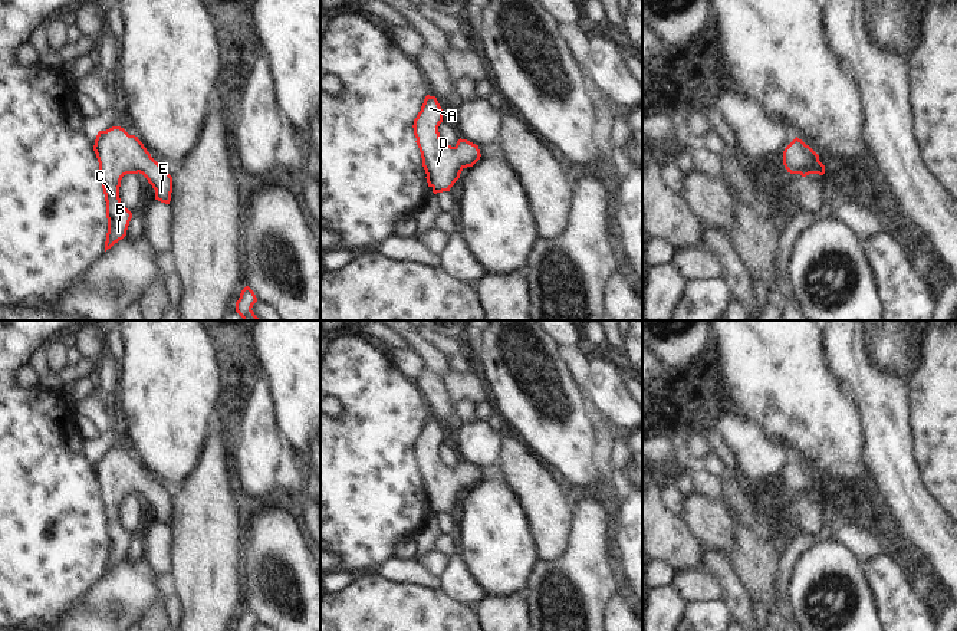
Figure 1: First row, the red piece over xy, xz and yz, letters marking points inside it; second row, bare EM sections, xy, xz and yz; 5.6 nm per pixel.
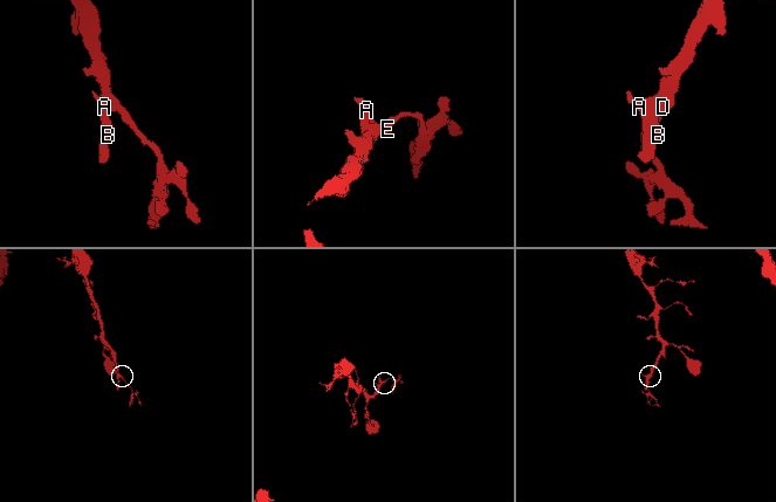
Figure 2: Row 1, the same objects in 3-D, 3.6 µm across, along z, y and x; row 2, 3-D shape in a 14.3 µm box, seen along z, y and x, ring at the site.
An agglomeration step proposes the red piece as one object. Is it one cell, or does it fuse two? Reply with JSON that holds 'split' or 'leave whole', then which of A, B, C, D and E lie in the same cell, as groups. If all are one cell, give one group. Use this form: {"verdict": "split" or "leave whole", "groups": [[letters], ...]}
{"verdict": "leave whole", "groups": [["A", "B", "C", "D", "E"]]}

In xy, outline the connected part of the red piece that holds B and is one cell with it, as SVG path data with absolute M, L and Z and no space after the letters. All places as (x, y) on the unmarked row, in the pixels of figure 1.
M121 448L99 453L93 473L106 523L108 555L105 574L126 558L132 535L121 525L121 502L126 496L142 496L155 512L155 522L170 526L172 499L160 487L135 457Z

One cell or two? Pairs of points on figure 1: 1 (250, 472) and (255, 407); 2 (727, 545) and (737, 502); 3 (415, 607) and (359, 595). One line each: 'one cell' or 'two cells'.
1: one cell
2: two cells
3: one cell

